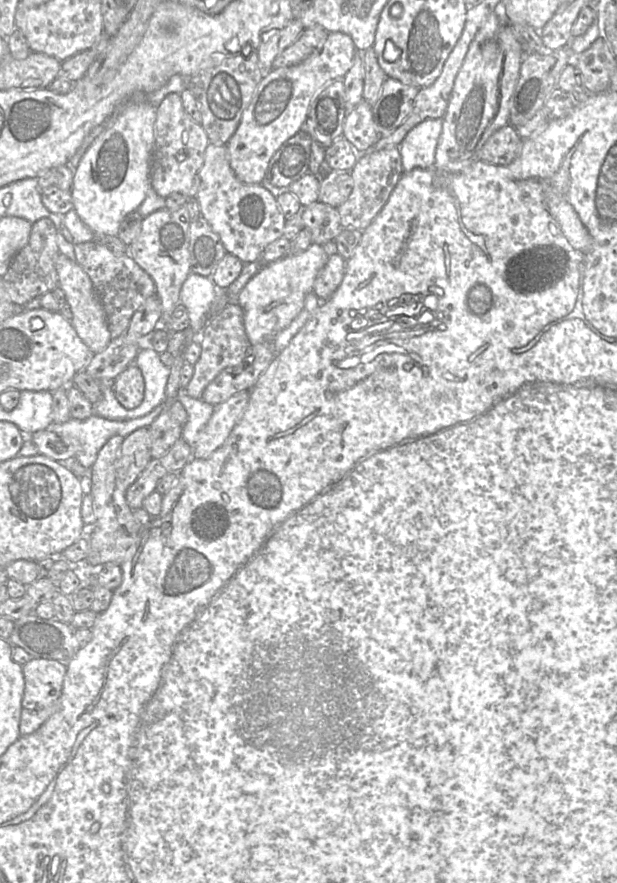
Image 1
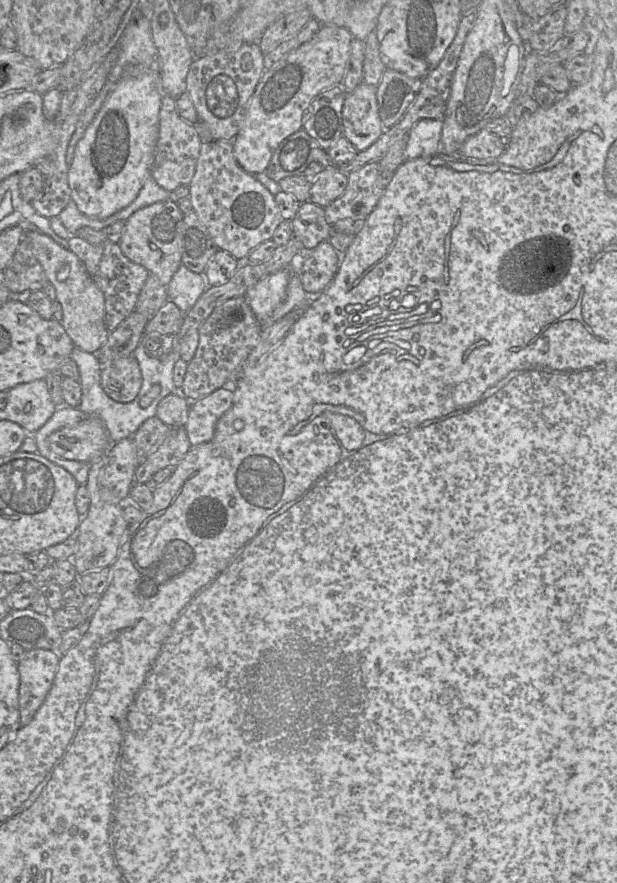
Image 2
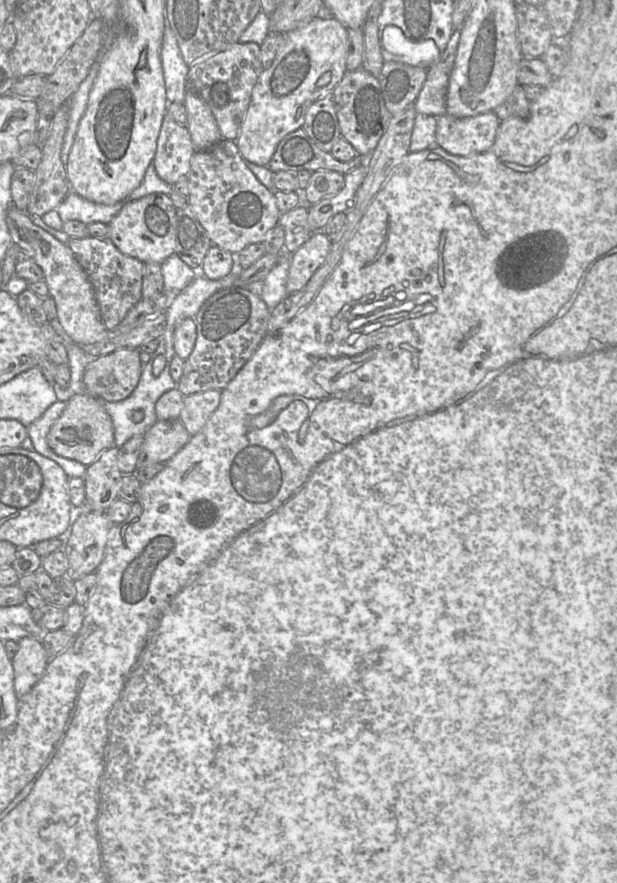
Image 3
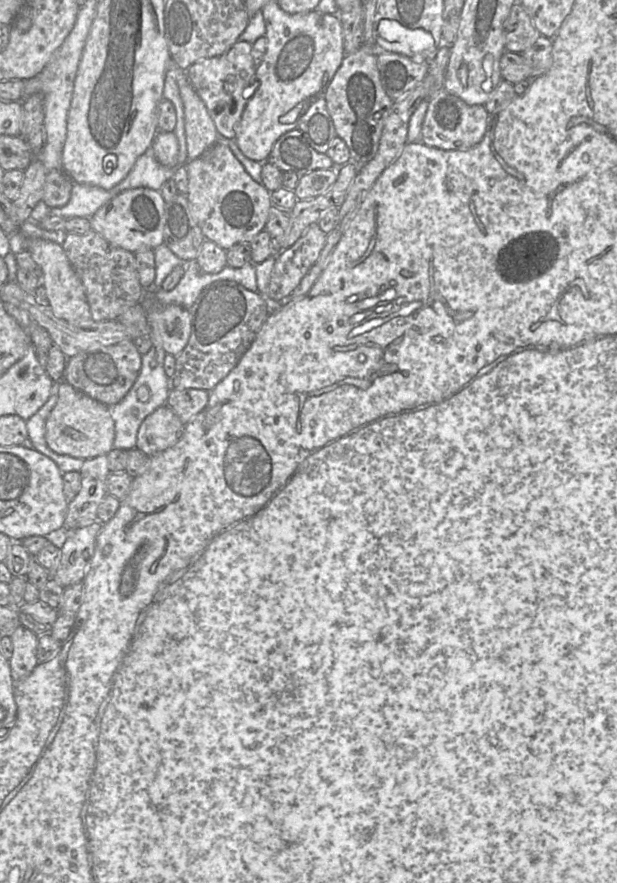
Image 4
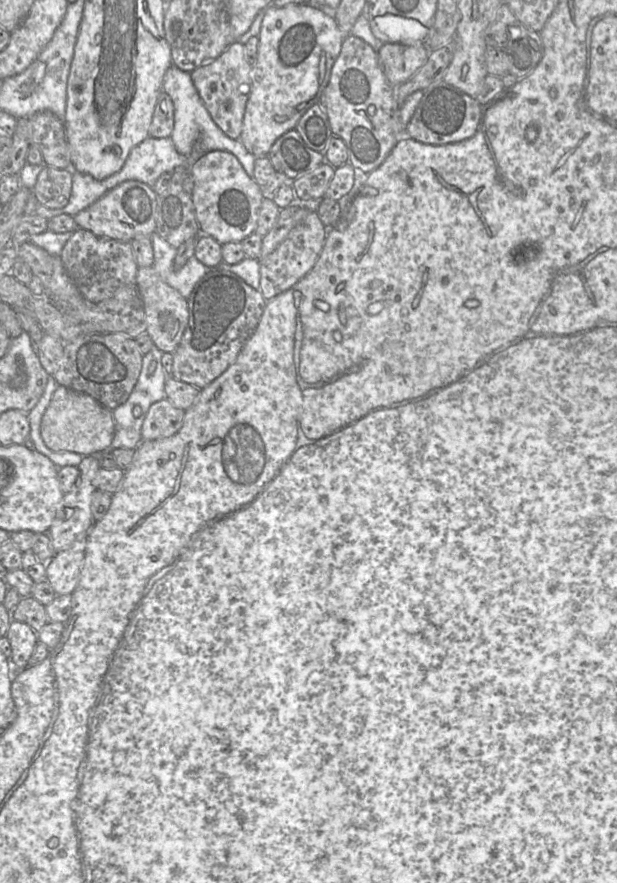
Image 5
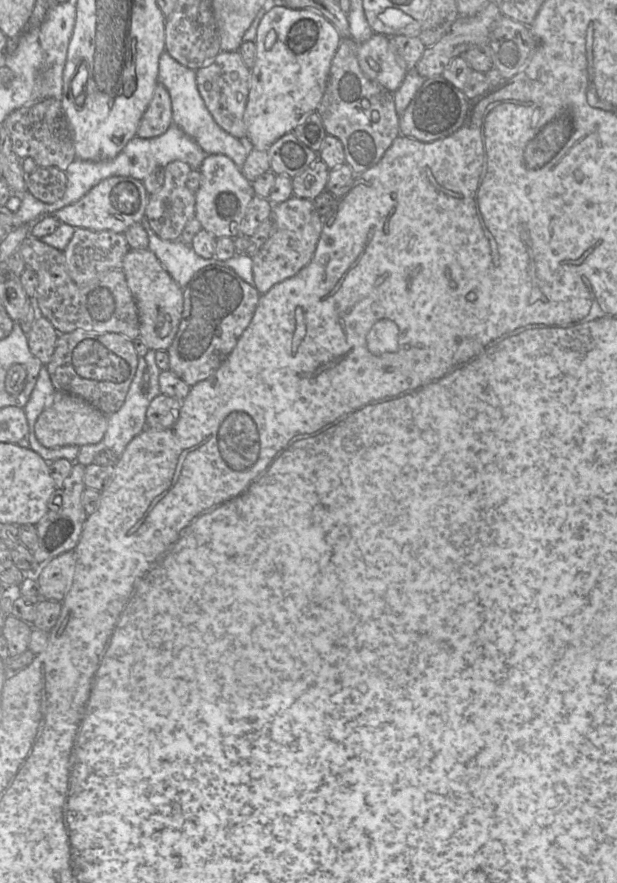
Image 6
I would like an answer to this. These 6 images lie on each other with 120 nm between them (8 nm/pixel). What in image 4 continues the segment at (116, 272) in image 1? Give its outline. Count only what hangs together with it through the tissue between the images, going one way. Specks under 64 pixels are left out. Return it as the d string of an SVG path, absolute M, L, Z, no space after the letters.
M92 229L84 235L68 233L61 246L82 281L95 322L115 320L141 301L145 289L139 281L134 253L112 245Z

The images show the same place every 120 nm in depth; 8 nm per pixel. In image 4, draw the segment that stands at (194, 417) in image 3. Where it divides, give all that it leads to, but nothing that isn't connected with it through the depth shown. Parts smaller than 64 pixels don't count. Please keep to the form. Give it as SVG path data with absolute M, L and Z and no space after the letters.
M171 389L167 398L168 405L183 424L188 423L206 406L209 391L203 389Z

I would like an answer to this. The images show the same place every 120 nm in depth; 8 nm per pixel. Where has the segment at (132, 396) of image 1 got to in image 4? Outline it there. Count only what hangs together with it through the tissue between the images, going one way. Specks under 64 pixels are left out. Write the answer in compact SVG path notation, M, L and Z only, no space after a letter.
M122 341L115 345L90 347L67 359L63 380L90 398L111 406L120 402L129 392L142 366L142 355L134 341Z

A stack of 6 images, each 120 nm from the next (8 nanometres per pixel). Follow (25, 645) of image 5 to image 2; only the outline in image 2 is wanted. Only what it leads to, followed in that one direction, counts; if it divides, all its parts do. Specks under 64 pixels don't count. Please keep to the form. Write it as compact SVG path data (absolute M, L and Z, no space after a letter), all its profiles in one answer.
M33 649L24 652L24 657L18 662L19 672L19 721L20 725L27 725L37 714L49 695L59 667L60 655L56 652Z

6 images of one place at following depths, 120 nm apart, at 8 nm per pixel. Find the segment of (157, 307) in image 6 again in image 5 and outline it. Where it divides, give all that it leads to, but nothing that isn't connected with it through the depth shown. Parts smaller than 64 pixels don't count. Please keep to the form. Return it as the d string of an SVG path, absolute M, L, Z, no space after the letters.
M153 266L138 268L136 286L144 304L146 333L162 352L173 353L188 324L187 299L164 282Z

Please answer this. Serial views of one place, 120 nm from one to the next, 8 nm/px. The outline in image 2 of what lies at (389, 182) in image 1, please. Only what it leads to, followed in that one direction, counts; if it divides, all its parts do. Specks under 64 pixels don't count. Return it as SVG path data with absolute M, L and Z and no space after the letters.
M370 162L348 174L344 193L324 208L331 225L342 219L364 222L378 204L392 177L386 177L379 162Z

